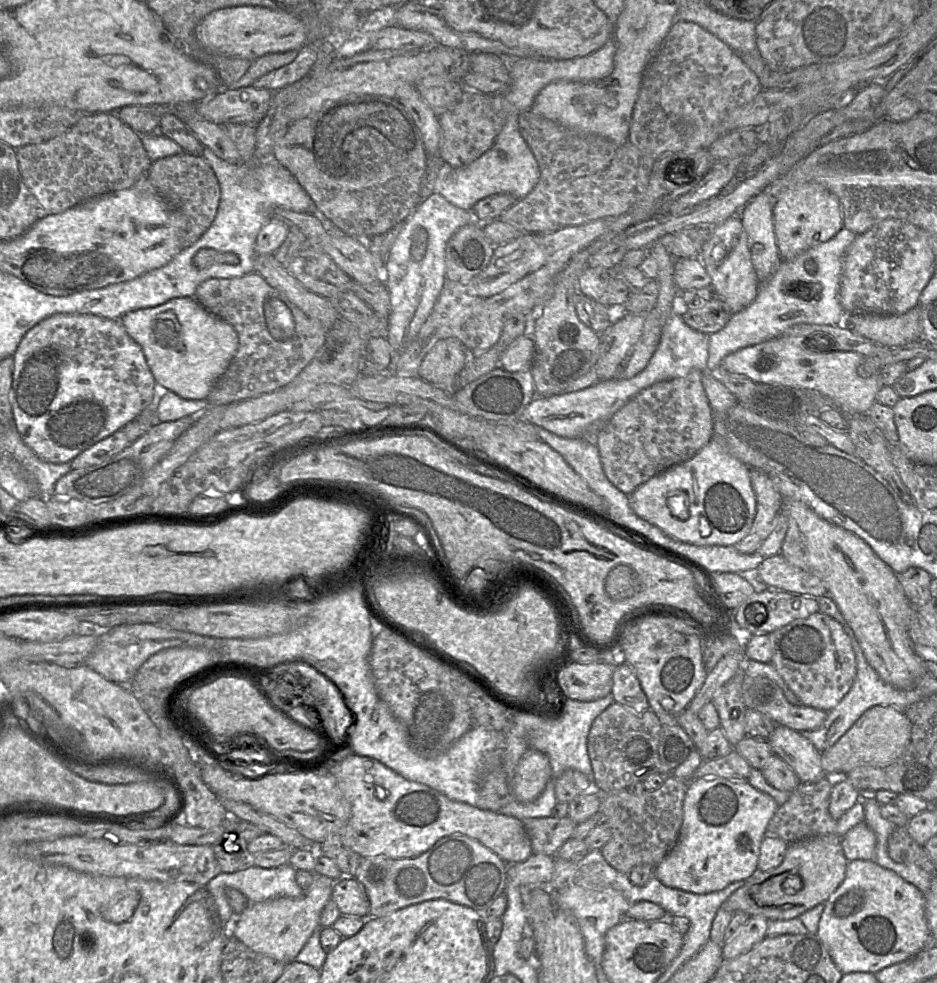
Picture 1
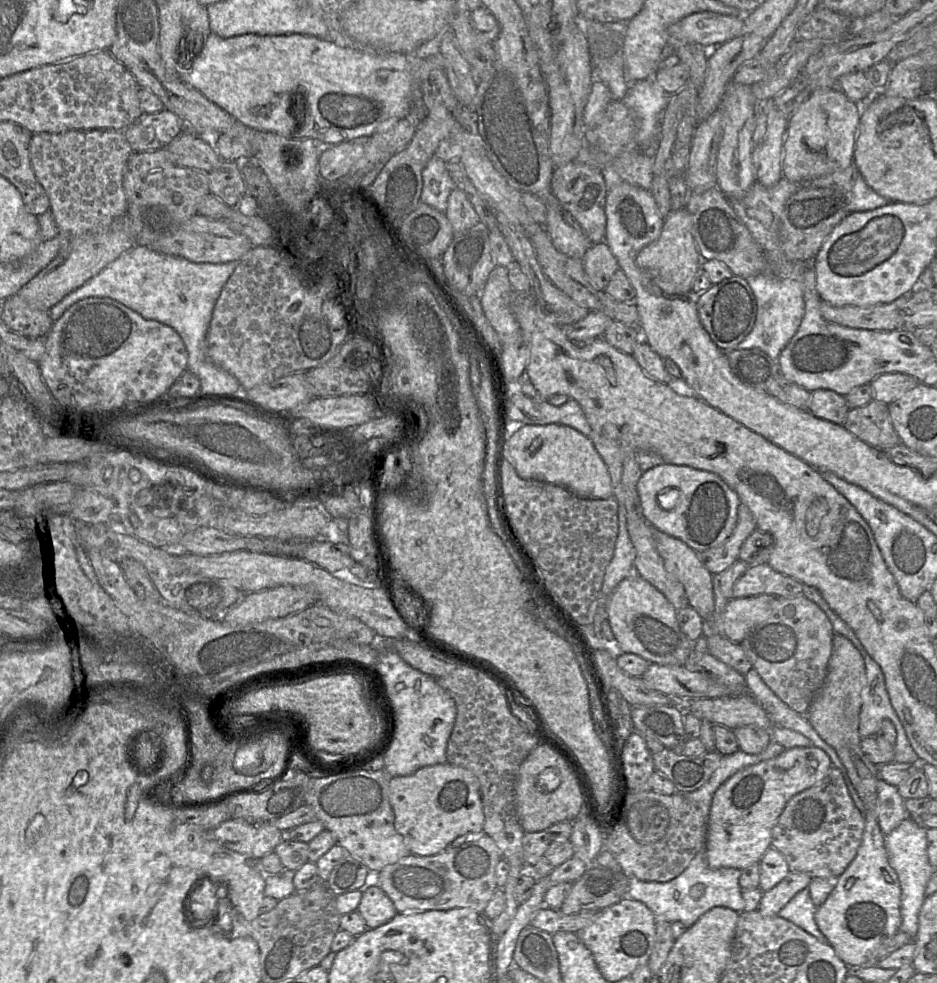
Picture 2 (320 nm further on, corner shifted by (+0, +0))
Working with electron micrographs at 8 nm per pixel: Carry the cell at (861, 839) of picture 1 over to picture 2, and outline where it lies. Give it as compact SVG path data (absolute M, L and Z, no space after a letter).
M882 779L877 782L877 821L881 832L891 833L900 823L910 817L896 786Z

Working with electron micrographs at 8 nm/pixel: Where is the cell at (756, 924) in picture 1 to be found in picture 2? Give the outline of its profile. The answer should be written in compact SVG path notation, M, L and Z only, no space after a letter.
M789 872L788 875L775 887L763 892L758 911L761 915L772 917L801 890L807 888L812 877L804 872Z

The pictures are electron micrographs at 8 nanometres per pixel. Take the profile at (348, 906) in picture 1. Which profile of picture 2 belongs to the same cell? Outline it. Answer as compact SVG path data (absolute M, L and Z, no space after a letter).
M370 882L362 891L357 912L365 920L368 929L375 929L392 920L398 911L393 901L375 882Z

